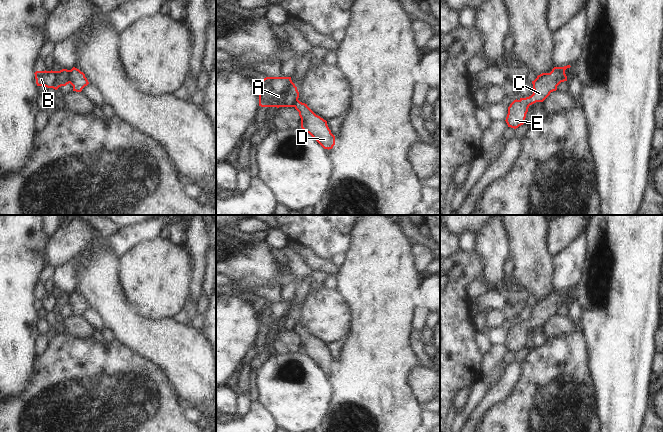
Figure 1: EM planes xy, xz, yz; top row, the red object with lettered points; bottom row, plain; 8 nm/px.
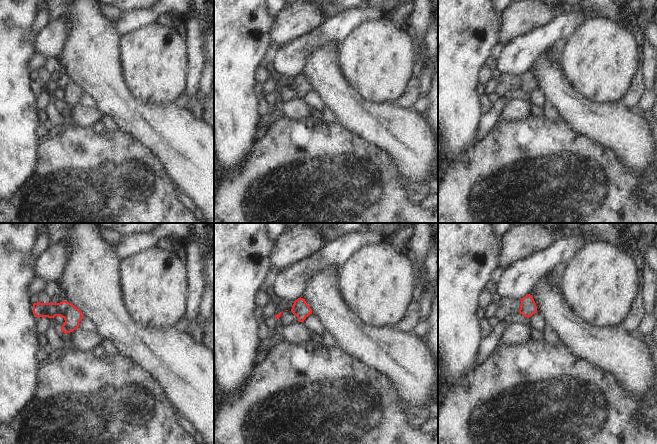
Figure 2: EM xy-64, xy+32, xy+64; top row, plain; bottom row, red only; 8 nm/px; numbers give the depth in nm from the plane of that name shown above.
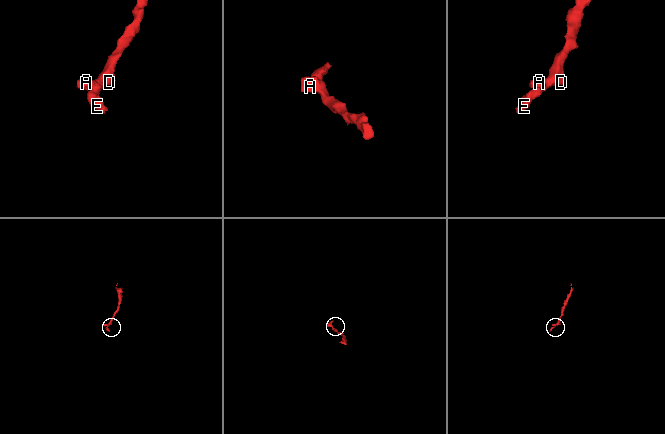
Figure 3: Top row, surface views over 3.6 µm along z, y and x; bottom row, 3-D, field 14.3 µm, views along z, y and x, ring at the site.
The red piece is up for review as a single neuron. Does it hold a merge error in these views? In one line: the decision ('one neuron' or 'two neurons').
one neuron

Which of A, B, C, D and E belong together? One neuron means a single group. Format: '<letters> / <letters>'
A B C D E

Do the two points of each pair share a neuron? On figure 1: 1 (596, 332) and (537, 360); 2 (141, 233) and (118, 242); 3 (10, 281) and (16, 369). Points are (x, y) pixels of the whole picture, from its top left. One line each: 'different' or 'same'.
1: different
2: same
3: same

